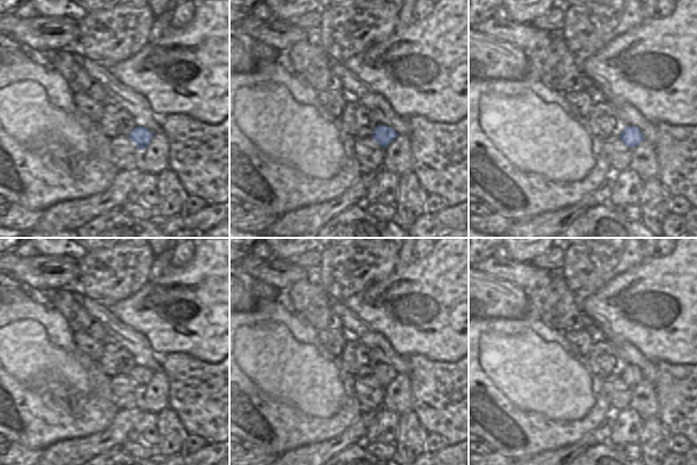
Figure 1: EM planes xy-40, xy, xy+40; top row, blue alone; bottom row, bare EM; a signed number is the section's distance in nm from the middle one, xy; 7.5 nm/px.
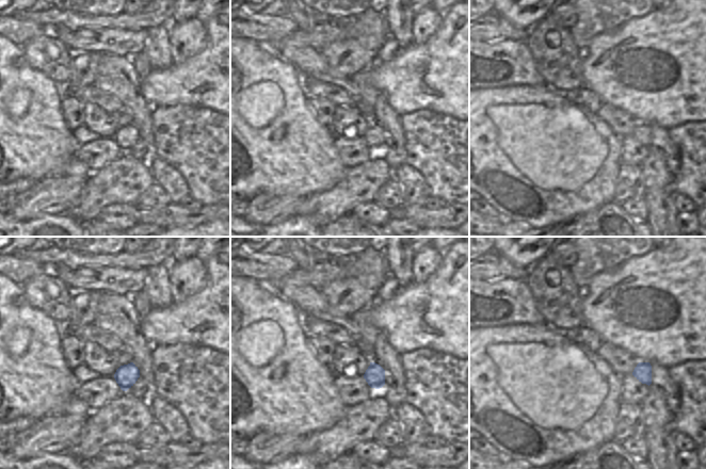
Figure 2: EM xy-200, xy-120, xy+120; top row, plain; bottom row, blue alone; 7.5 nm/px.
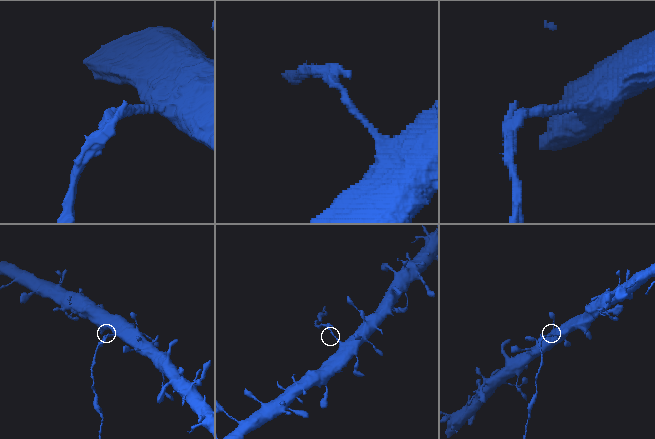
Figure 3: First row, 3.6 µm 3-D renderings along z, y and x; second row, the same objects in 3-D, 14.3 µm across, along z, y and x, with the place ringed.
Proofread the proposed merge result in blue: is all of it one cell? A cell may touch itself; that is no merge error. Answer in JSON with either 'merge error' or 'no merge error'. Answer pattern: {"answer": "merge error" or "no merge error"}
{"answer": "merge error"}

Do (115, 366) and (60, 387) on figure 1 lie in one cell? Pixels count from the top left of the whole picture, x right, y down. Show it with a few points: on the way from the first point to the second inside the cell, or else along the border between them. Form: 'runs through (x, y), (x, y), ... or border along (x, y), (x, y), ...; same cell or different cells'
border along (97, 362), (98, 366), (111, 378); different cells

